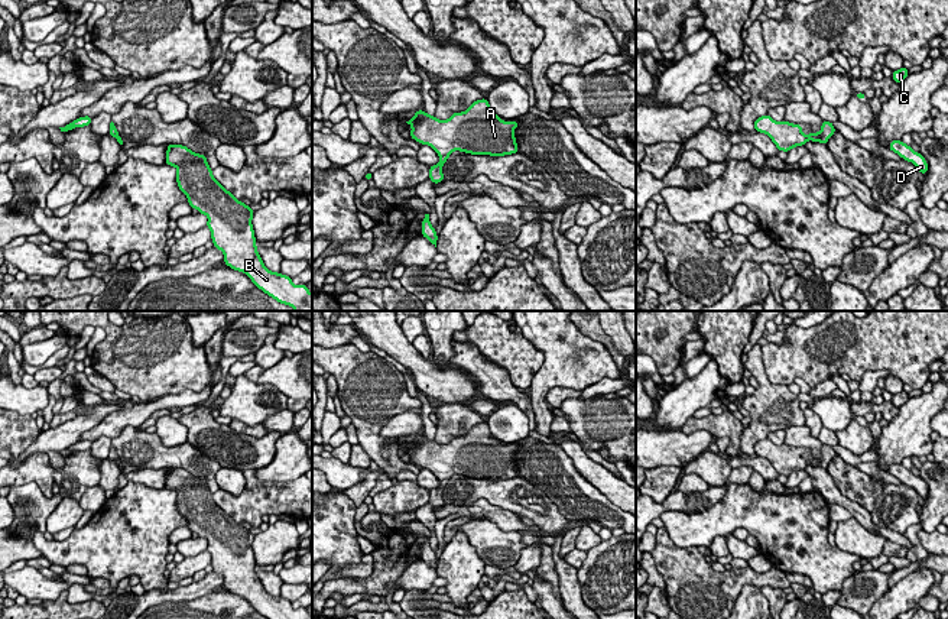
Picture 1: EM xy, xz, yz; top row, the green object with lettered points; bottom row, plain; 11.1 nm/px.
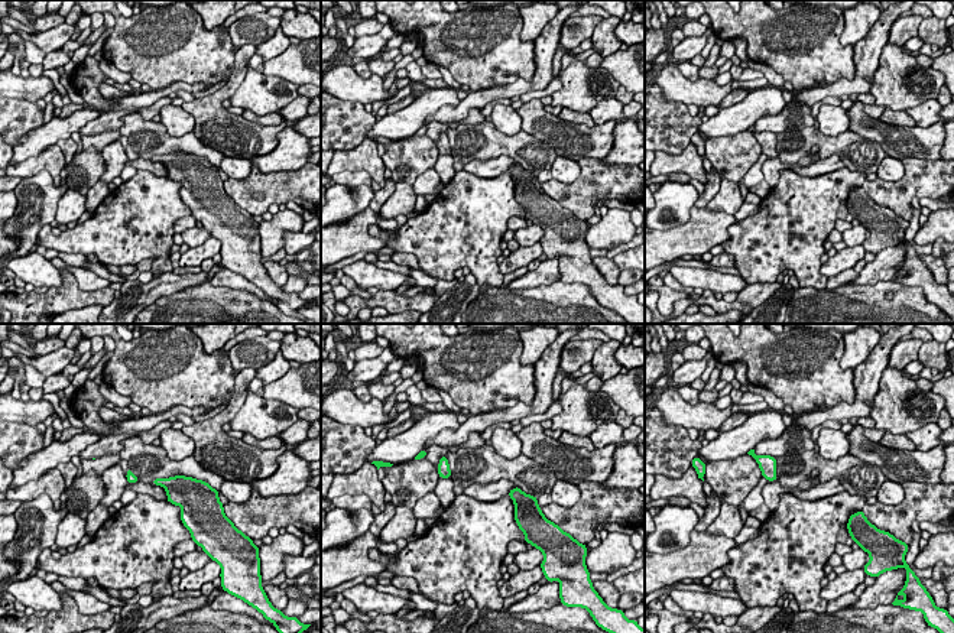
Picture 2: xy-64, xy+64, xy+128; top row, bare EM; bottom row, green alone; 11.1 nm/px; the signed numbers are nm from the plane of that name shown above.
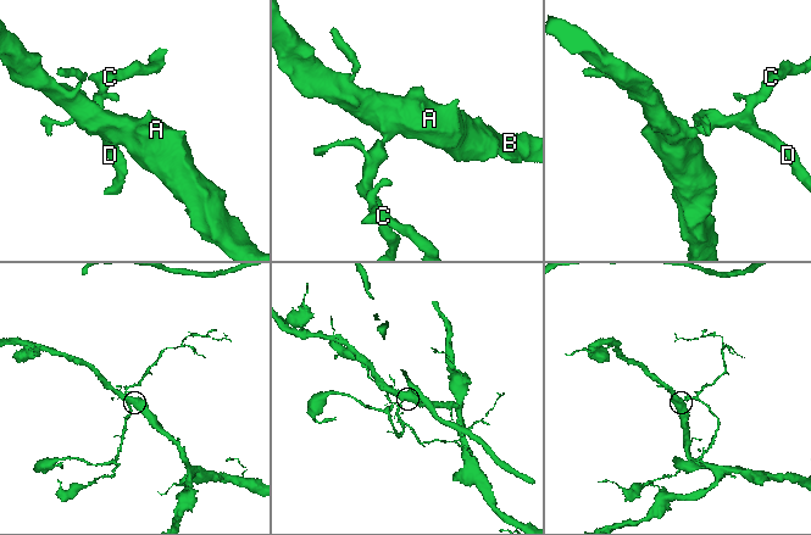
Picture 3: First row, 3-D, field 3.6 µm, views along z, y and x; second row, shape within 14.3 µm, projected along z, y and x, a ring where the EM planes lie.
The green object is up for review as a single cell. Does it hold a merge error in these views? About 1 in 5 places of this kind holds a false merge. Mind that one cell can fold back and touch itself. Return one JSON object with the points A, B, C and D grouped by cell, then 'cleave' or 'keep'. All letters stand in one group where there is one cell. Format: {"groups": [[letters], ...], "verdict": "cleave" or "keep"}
{"groups": [["A", "B", "C", "D"]], "verdict": "keep"}

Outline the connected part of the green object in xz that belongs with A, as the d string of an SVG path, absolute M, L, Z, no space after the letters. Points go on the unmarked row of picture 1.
M487 422L473 425L464 437L452 437L448 444L438 444L435 438L418 434L406 447L412 451L410 461L431 470L441 482L429 490L432 508L445 505L442 490L454 474L490 480L519 476L513 456L519 445L503 445L491 435Z

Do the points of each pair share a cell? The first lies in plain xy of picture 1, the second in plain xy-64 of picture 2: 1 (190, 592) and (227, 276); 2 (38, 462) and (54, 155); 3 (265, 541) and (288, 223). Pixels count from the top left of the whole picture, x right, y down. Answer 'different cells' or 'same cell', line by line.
1: different cells
2: same cell
3: same cell

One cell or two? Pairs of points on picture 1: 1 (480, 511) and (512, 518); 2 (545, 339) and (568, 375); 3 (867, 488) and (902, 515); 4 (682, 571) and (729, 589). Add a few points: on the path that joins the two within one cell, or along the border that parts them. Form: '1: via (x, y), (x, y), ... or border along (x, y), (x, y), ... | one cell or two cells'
1: via (487, 511), (505, 518) | one cell
2: via (554, 347), (568, 362), (568, 366) | one cell
3: border along (883, 485), (870, 512) | two cells
4: via (695, 579), (720, 579) | one cell

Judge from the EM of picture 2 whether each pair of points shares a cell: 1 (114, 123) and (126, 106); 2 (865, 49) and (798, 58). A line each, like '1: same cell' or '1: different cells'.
1: same cell
2: different cells

